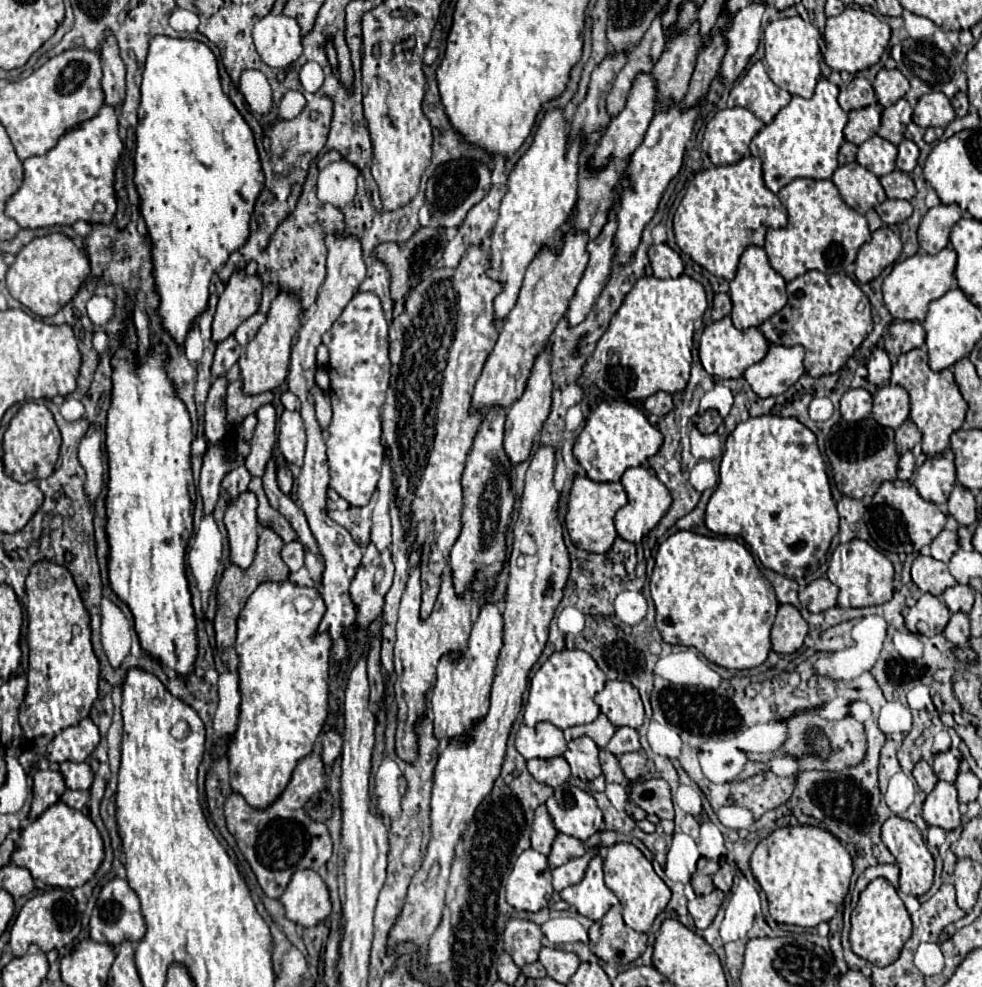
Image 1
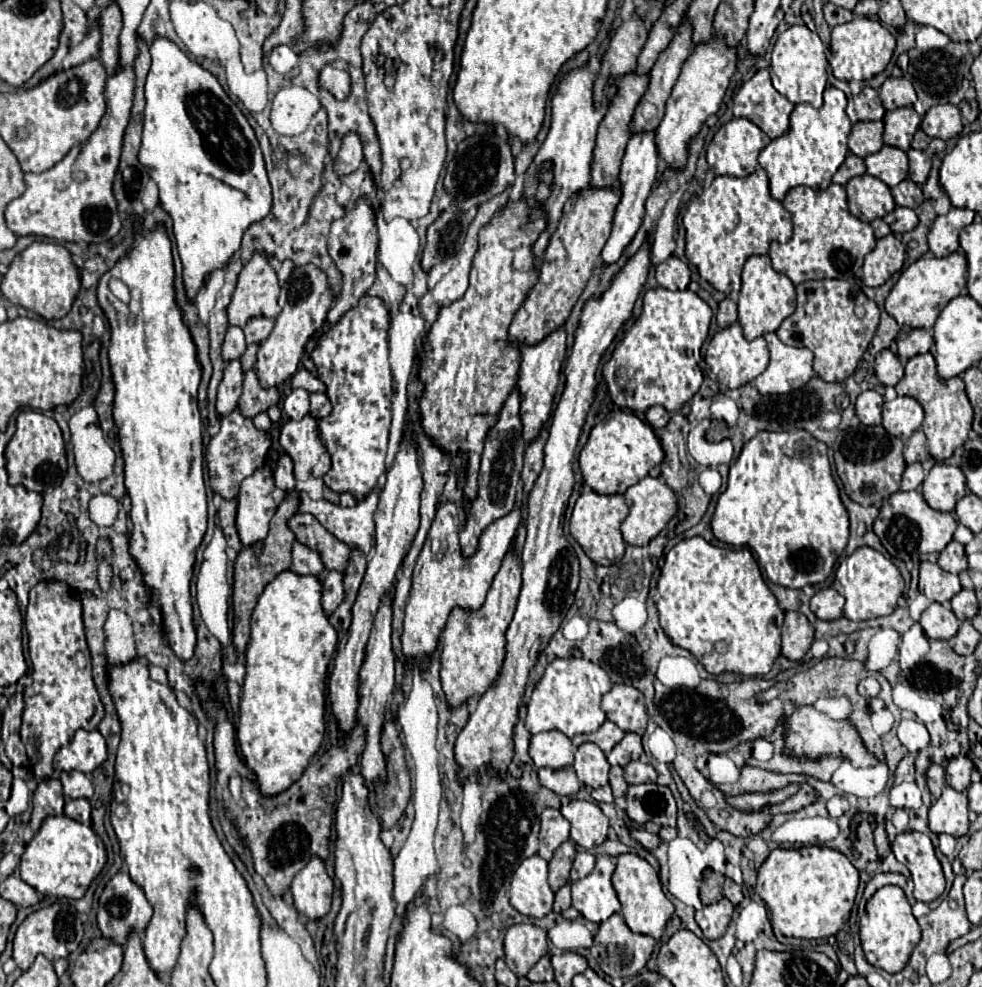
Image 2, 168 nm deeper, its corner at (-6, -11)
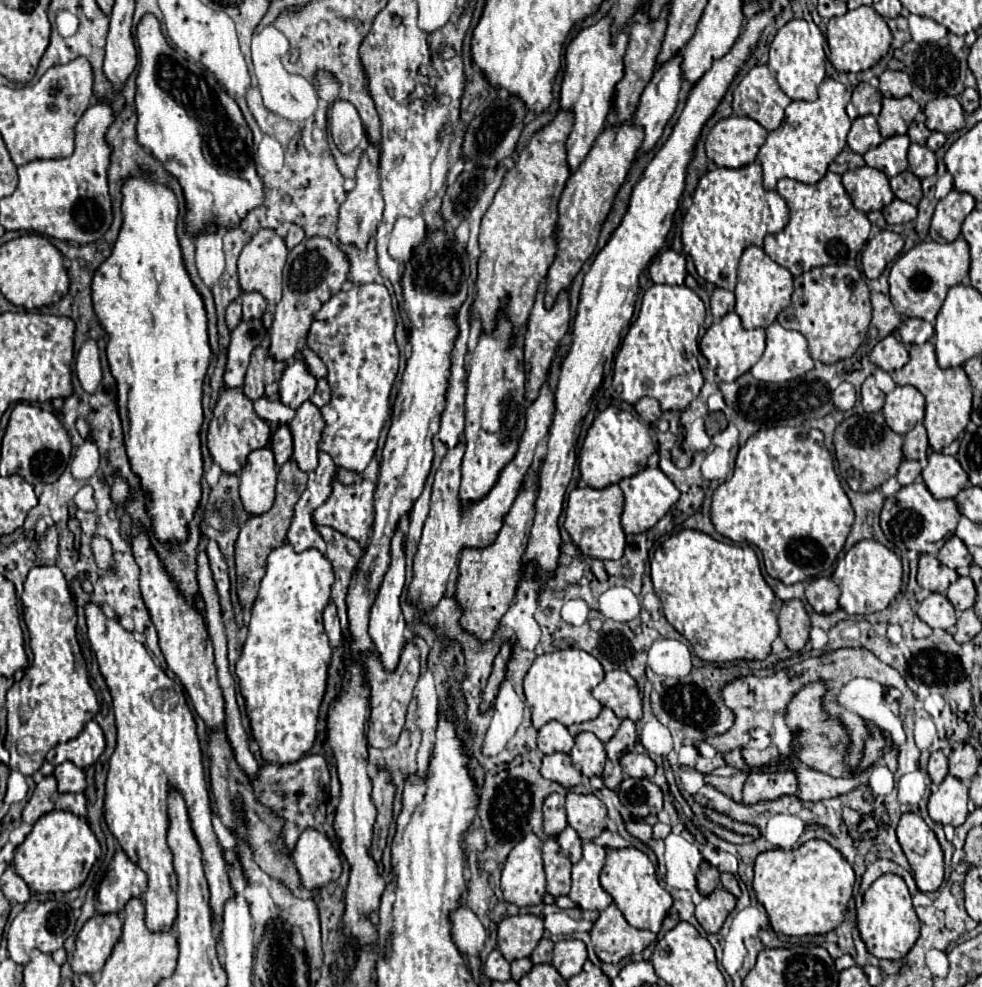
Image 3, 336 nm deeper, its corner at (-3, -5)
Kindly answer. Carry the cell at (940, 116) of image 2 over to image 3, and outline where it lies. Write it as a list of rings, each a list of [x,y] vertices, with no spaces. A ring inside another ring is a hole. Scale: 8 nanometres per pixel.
[[[940,97],[930,101],[924,107],[926,115],[926,127],[930,131],[940,133],[954,133],[964,127],[964,111],[962,105],[956,101],[956,97]]]

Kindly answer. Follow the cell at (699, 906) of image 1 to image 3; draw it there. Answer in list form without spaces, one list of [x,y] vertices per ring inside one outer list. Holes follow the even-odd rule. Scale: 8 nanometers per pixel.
[[[718,887],[696,905],[696,919],[706,933],[718,933],[734,907],[736,897]]]

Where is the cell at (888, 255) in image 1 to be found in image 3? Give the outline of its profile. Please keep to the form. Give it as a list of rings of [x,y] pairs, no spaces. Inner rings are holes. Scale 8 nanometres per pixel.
[[[894,231],[874,233],[862,251],[862,269],[868,279],[880,277],[888,263],[892,263],[904,247],[904,239]]]

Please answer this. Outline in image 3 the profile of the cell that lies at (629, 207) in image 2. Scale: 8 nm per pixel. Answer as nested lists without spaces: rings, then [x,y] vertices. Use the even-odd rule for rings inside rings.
[[[676,55],[672,61],[664,63],[652,77],[652,81],[646,85],[638,109],[634,113],[632,125],[644,129],[644,143],[638,151],[638,159],[644,157],[662,137],[662,131],[672,117],[676,103],[678,103],[678,91],[680,91],[680,61],[682,57]]]

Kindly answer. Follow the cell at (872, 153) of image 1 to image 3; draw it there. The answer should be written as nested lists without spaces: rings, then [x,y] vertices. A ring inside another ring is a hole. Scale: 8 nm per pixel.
[[[908,135],[888,137],[878,147],[870,149],[864,155],[864,161],[868,167],[880,169],[886,177],[896,177],[908,169],[908,159],[906,159],[908,145],[910,145]]]

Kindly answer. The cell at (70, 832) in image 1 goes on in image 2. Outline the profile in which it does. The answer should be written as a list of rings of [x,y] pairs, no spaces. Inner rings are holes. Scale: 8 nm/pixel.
[[[47,817],[41,829],[35,833],[31,843],[21,855],[19,873],[21,879],[31,885],[42,896],[67,899],[81,899],[91,881],[101,873],[105,865],[105,847],[101,837],[87,825],[73,819]]]

